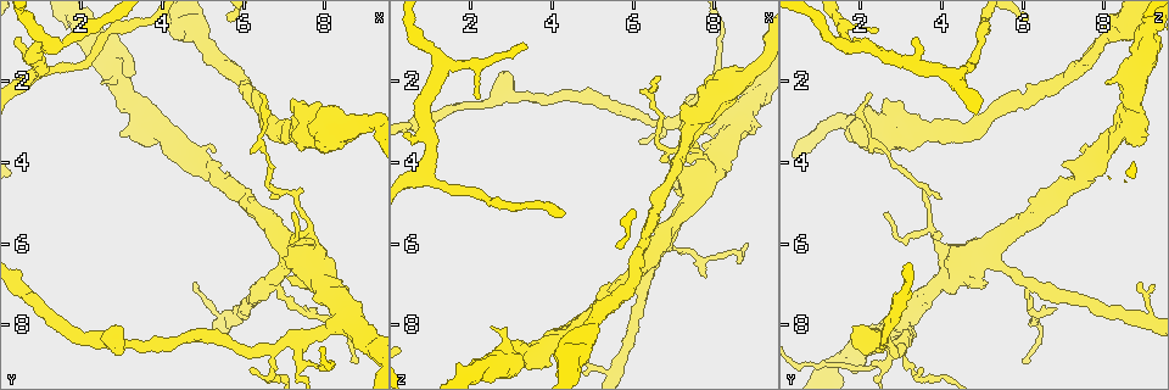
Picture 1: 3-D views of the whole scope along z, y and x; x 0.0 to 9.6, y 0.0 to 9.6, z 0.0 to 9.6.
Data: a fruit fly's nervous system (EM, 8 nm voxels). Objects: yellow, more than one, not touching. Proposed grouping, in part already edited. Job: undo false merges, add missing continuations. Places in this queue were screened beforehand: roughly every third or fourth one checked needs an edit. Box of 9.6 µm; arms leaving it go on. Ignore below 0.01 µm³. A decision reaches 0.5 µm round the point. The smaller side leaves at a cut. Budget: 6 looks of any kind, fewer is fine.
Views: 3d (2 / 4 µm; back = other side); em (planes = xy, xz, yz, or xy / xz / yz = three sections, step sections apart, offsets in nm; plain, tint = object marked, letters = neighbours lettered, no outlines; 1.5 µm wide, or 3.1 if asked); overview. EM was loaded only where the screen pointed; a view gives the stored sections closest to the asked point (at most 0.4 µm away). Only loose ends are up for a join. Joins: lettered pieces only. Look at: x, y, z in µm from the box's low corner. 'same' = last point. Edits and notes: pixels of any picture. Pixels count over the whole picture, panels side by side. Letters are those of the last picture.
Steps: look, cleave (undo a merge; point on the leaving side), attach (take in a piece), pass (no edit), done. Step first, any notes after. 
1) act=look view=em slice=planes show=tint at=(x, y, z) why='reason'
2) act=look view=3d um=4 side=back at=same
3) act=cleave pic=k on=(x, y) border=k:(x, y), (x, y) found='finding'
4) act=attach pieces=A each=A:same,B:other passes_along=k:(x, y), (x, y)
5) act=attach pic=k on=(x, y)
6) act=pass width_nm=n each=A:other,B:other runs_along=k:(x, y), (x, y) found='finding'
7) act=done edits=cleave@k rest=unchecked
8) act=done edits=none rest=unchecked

act=look view=3d um=2 at=(2.85, 8.40, 2.30) why='branch point'

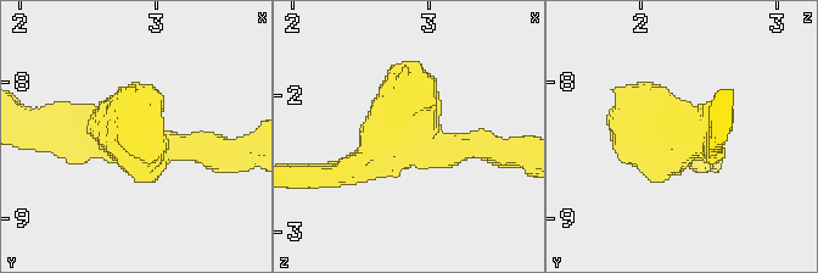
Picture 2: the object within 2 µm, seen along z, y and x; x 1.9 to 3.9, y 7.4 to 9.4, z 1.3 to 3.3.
act=look view=em slice=planes show=letters at=(2.82, 8.44, 2.28)

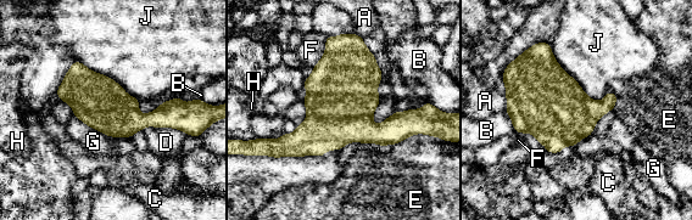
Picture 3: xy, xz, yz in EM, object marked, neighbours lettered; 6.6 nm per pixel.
act=pass each=A:other,B:other,C:other,D:other,E:other,F:other,G:other,H:other,J:other border=3:(550, 44), (581, 89), (602, 101) found='continuous, no second neuron'

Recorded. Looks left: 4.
act=look view=em slice=planes show=letters at=(7.30, 2.95, 3.50) why='thick end'

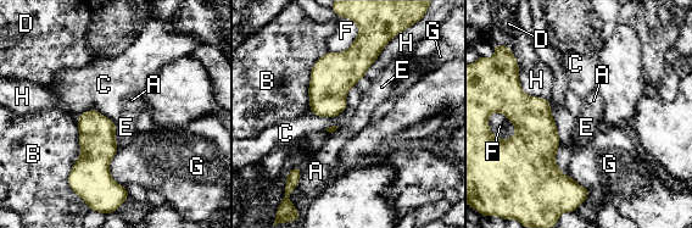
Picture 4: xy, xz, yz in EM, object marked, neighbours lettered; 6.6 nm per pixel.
act=pass each=A:other,B:other,C:other,D:other,E:other,F:other,G:other,H:other border=4:(77, 116), (96, 110), (115, 122) found='none of them fits'

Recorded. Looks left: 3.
act=look view=em slice=xz step=4 show=tint at=(5.55, 7.80, 9.05) why='abrupt turn'

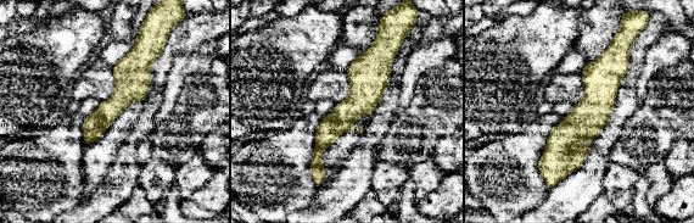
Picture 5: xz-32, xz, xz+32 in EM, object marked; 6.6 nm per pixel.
act=look view=em slice=planes show=tint at=same why='cut it another way'

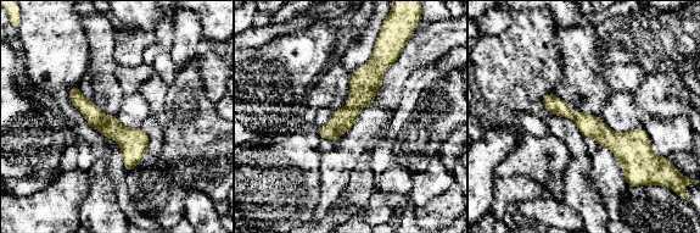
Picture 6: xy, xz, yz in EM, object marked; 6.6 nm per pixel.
act=look view=em slice=planes show=letters at=same

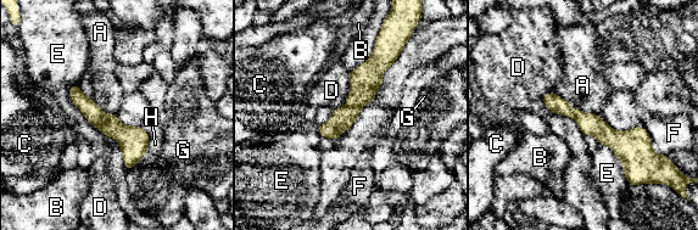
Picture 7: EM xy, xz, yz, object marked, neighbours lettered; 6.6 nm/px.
act=pass width_nm=140 longest_contact=E:400nm each=A:other,B:other,C:other,D:other,E:other,F:other,G:other,H:other found='all the same neuron'

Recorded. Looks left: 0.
act=done edits=none rest=unchecked

